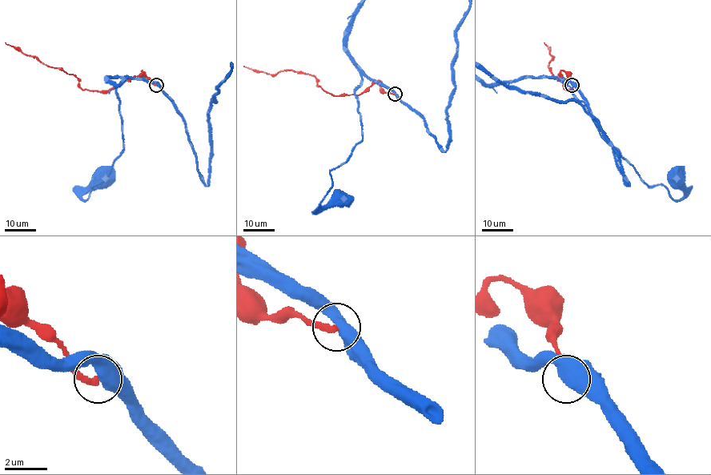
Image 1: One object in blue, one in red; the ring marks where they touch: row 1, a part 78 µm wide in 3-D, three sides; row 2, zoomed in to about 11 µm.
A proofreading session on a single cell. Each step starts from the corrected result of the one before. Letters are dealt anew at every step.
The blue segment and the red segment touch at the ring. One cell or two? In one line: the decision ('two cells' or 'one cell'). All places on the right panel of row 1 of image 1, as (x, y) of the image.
two cells

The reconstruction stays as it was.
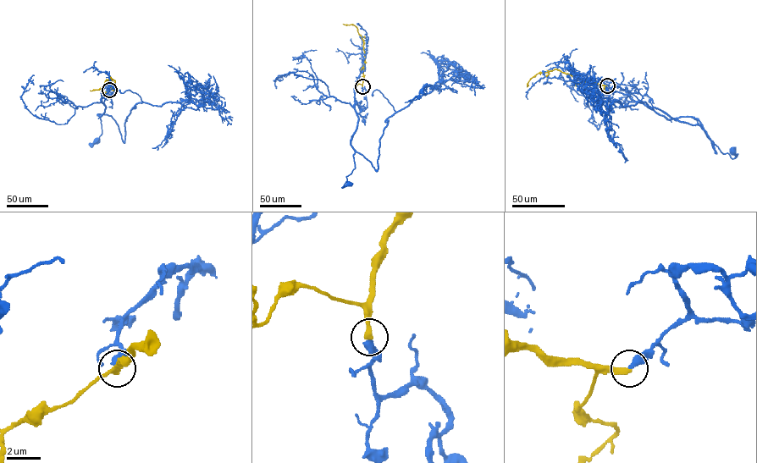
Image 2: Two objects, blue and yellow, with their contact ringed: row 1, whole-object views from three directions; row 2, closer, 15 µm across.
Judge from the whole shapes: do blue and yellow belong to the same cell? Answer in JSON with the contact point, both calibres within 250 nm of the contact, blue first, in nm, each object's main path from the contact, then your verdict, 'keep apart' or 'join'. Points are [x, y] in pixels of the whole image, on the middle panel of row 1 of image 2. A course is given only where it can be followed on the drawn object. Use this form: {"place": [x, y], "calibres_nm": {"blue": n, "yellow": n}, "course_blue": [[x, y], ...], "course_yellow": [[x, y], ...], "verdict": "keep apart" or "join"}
{"place": [362, 86], "calibres_nm": {"blue": 400, "yellow": 320}, "course_blue": [[362, 86], [366, 90], [367, 107], [356, 113], [358, 124], [350, 144], [355, 168], [344, 185], [349, 183]], "course_yellow": [[362, 86], [363, 41], [356, 26], [343, 24]], "verdict": "keep apart"}

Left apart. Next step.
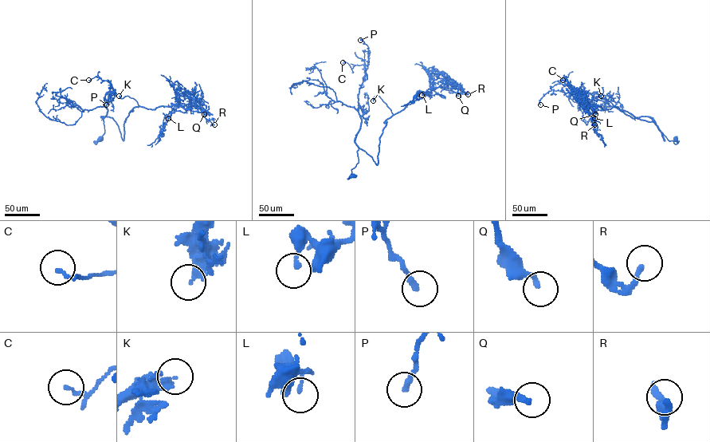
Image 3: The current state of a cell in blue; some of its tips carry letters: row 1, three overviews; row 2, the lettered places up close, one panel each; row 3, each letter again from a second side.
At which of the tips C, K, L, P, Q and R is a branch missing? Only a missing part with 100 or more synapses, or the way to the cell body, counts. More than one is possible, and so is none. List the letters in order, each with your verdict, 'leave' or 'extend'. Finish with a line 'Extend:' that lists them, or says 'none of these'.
C: leave
K: extend
L: leave
P: leave
Q: leave
R: leave
Extend: K

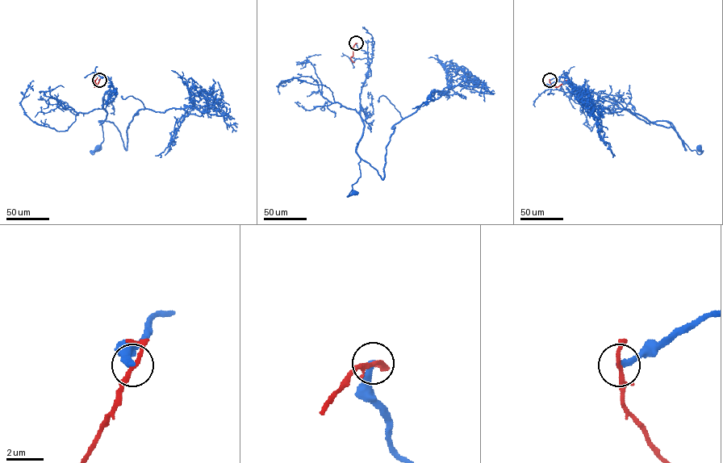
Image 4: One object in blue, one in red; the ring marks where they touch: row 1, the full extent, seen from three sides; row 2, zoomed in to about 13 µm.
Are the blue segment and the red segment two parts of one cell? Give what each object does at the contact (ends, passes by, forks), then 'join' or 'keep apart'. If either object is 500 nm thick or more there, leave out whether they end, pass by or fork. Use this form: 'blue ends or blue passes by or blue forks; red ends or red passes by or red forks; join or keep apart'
blue ends; red passes by; keep apart

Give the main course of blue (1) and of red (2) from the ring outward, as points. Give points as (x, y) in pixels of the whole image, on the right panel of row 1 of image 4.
1: (549, 81), (556, 77), (596, 93), (647, 123), (667, 121), (690, 149), (700, 154), (699, 148)
2: (549, 81), (553, 86), (557, 87), (569, 77)

